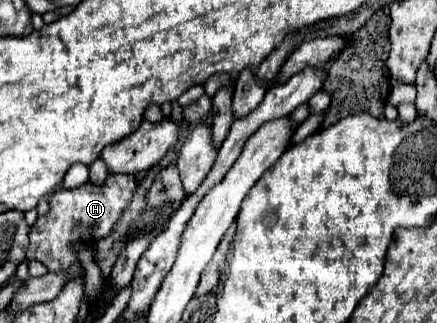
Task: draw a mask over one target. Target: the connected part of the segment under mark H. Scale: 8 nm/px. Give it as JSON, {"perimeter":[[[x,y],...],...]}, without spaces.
{"perimeter":[[[126,174],[108,176],[102,188],[86,182],[76,190],[66,190],[66,188],[56,190],[50,196],[50,212],[46,216],[38,216],[36,220],[38,228],[34,224],[34,228],[30,230],[30,246],[26,258],[42,262],[50,272],[60,268],[70,268],[70,264],[76,262],[74,244],[96,242],[98,238],[106,236],[116,224],[118,214],[132,200],[134,192],[136,192],[134,176],[126,176]]]}

